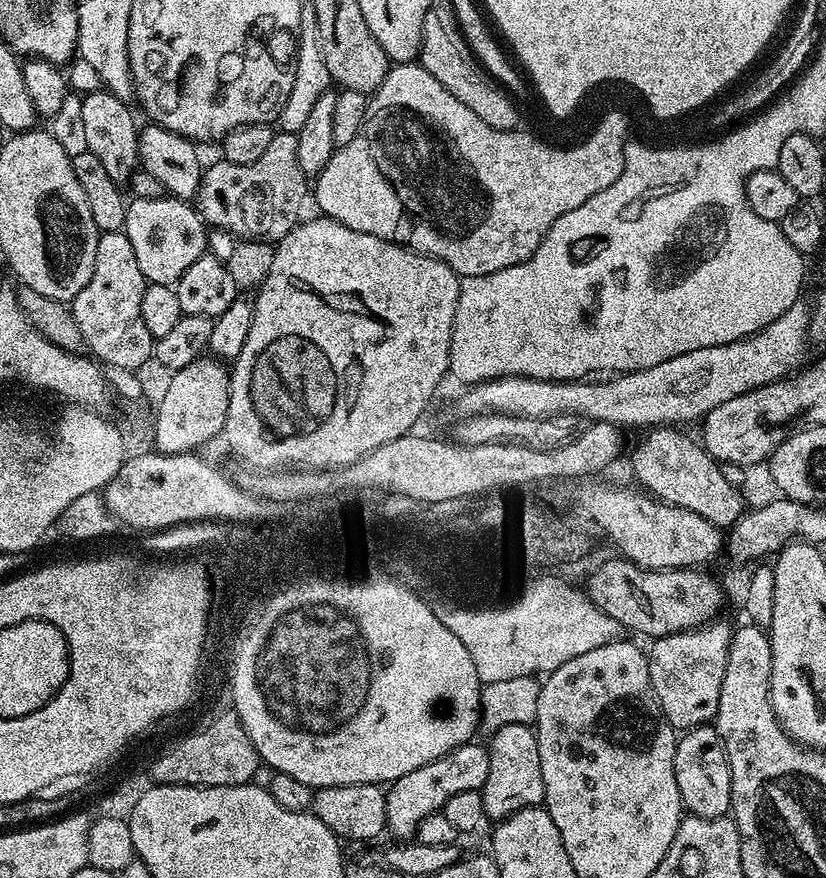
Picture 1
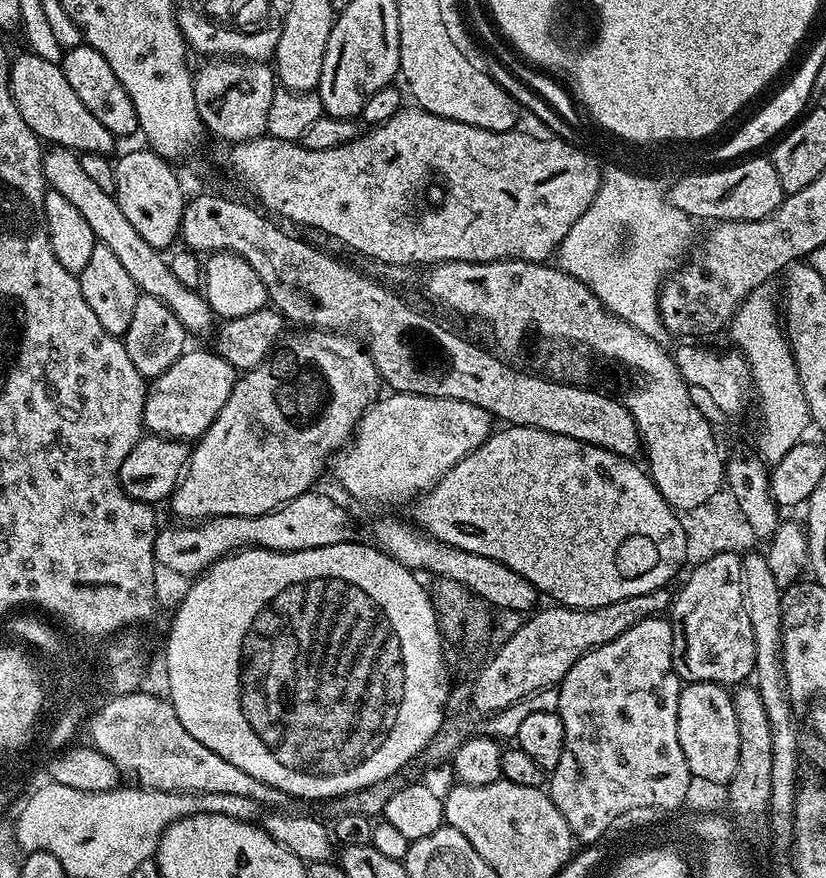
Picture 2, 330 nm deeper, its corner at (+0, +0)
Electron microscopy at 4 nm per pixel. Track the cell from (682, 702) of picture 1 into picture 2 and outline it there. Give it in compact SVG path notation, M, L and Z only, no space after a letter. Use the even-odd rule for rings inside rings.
M734 552L714 554L693 568L670 605L674 670L690 684L743 685L755 670L755 644L744 605L741 557Z

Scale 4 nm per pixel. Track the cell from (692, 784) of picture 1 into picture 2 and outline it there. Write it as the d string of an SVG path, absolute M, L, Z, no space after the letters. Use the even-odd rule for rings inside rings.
M685 683L678 698L678 742L693 776L727 785L738 766L738 718L729 689L722 684Z

